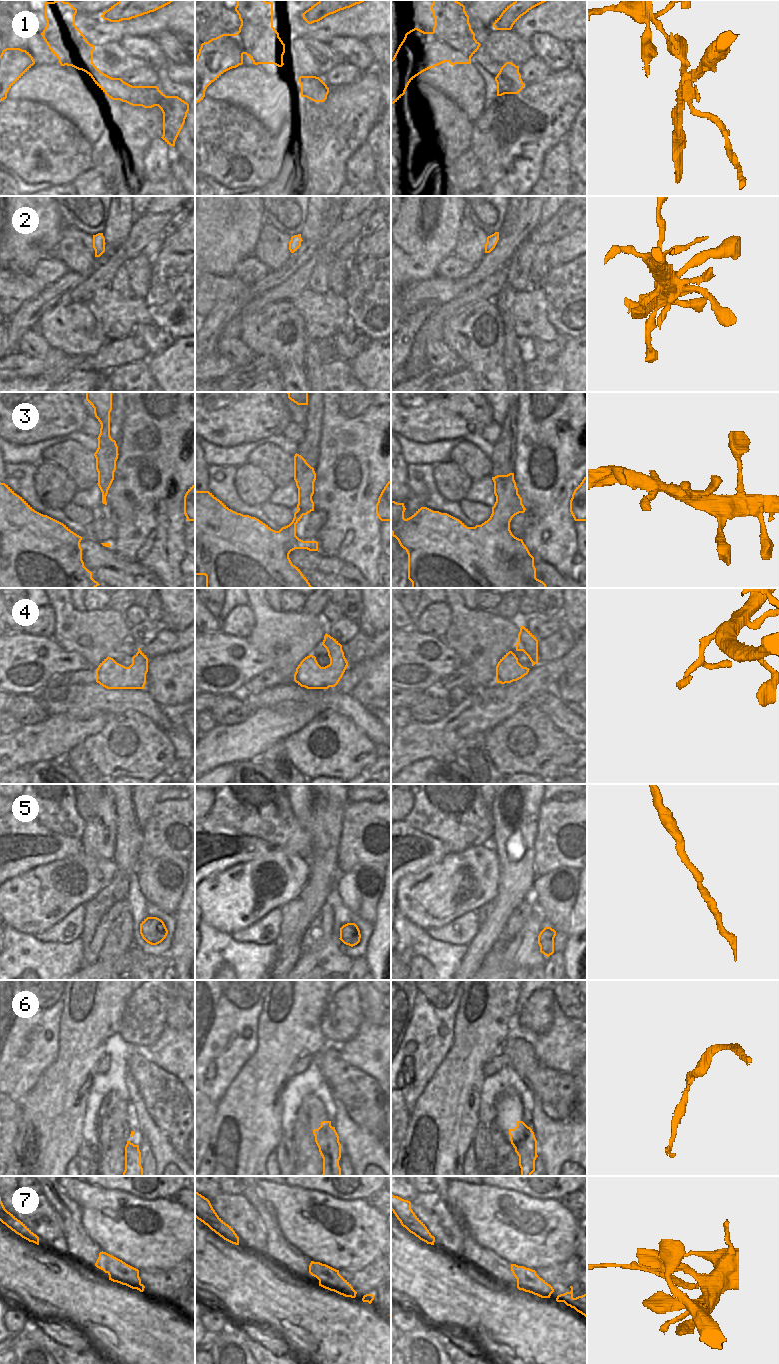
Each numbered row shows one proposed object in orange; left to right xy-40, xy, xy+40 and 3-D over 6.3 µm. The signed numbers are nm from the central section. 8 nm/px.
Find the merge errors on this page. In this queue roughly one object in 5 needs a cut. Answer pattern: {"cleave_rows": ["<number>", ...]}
{"cleave_rows": ["1", "7"]}

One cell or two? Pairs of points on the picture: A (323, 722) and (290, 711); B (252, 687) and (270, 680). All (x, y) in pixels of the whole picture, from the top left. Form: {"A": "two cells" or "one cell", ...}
{"A": "two cells", "B": "one cell"}

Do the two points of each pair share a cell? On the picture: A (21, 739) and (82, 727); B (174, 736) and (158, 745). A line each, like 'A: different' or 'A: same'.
A: same
B: different

